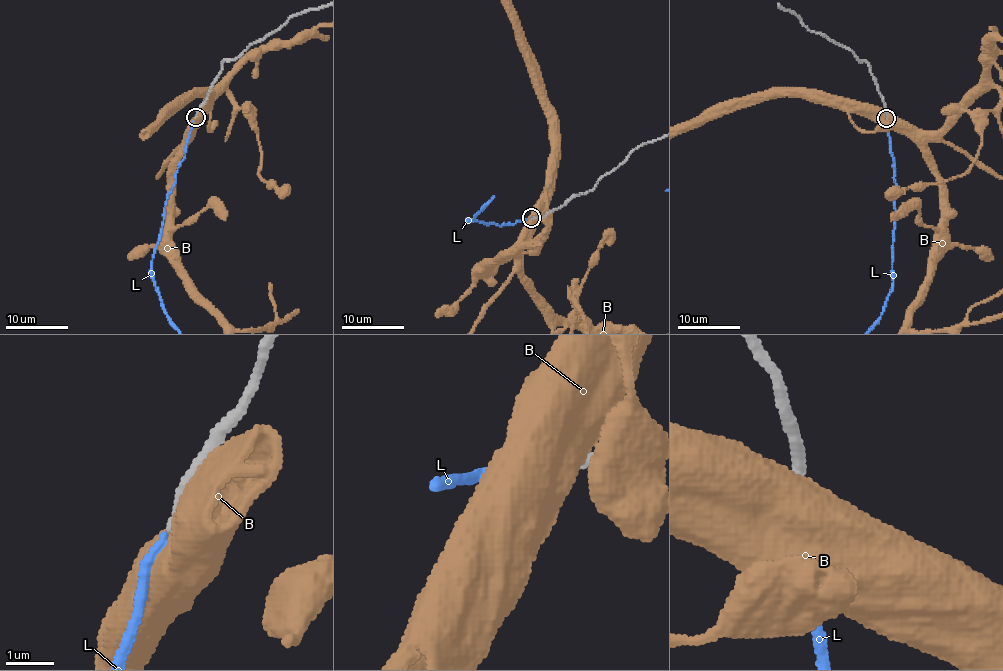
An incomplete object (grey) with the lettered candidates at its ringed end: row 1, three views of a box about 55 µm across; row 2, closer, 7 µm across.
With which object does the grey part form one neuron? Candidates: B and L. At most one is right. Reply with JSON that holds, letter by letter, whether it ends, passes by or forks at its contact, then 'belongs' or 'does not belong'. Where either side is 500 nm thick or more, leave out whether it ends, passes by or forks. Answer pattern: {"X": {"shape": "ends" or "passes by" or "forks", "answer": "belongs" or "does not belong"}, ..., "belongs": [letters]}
{"B": {"answer": "does not belong"}, "L": {"shape": "ends", "answer": "belongs"}, "belongs": ["L"]}

